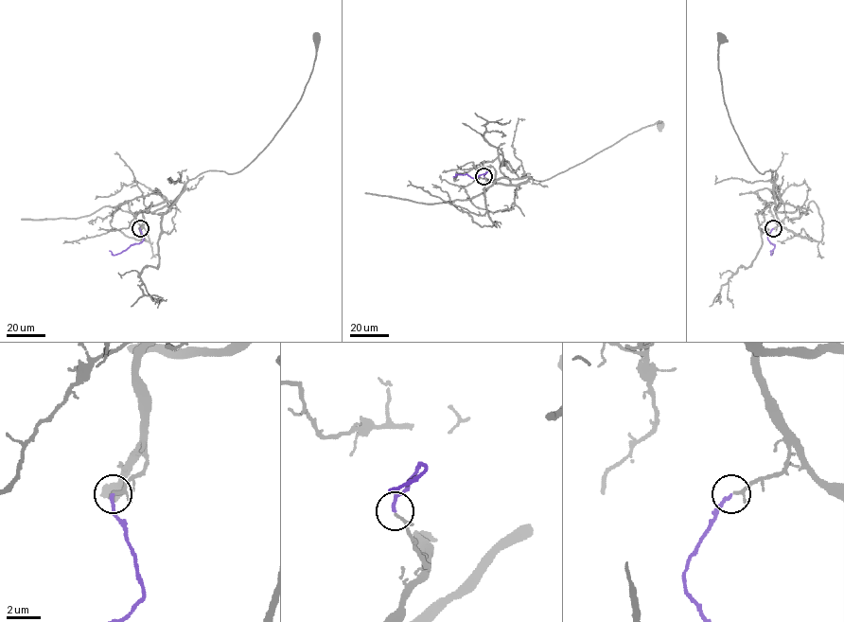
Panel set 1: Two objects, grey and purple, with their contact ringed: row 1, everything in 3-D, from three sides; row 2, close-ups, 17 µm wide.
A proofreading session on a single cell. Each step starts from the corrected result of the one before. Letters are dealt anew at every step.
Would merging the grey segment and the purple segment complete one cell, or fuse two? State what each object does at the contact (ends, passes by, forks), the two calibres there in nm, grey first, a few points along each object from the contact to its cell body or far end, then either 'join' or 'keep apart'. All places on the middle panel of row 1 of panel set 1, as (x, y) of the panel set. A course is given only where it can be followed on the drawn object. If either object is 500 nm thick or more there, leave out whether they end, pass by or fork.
grey passes by; purple ends; calibres 130 and 190 nm; course grey (483, 177), (487, 183), (505, 185), (543, 181), (628, 134), (657, 122), (659, 125); course purple (483, 176), (487, 171), (474, 178), (466, 174), (452, 177); join

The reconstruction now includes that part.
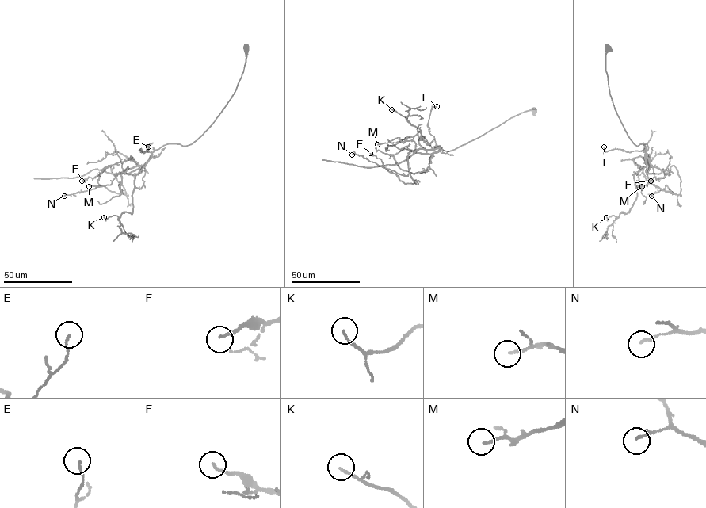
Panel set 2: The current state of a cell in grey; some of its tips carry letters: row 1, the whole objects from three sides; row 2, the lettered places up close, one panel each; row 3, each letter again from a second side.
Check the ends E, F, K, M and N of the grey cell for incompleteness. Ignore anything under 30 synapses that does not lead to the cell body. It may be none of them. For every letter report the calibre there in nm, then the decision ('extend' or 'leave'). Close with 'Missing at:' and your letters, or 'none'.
E: 120 nm thick; leave
F: 120 nm thick; leave
K: 110 nm thick; leave
M: 130 nm thick; leave
N: 130 nm thick; leave
Missing at: none

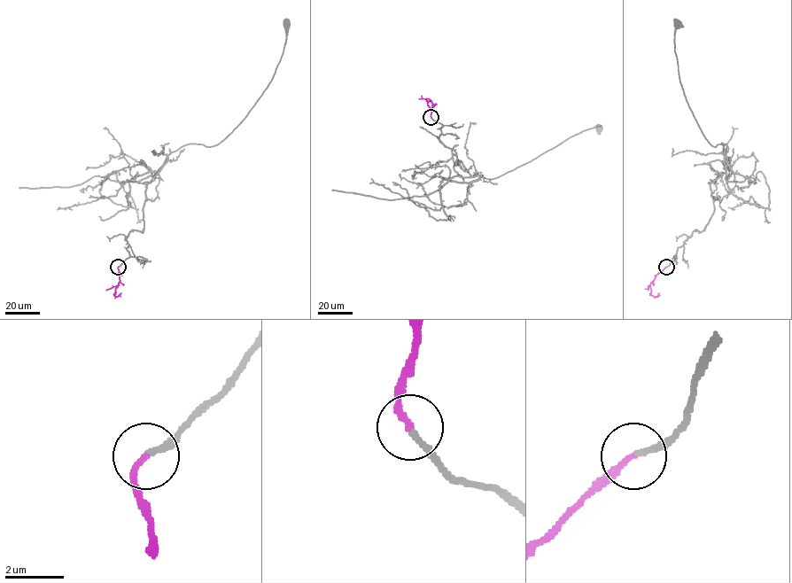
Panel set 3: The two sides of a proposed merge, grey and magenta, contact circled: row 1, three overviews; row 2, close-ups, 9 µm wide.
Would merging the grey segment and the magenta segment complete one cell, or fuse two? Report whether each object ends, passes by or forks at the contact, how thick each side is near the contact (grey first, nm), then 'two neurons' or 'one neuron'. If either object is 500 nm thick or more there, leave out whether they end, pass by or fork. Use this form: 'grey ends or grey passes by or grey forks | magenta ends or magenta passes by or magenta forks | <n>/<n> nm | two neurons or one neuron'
grey ends | magenta ends | 180/180 nm | one neuron

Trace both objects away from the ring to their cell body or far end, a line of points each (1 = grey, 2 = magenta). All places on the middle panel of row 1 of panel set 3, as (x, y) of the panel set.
1: (431, 117), (442, 125), (439, 140), (455, 153), (455, 165), (460, 160), (471, 176), (486, 179), (599, 128)
2: (431, 117), (432, 104), (428, 102), (428, 105), (434, 110)

